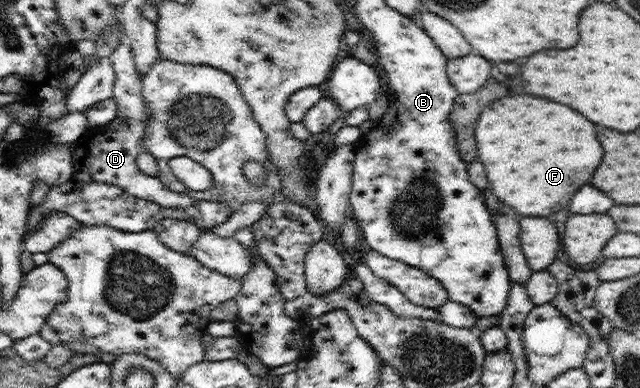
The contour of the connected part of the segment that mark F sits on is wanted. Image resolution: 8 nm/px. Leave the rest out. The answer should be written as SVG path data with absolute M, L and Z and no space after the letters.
M531 94L505 96L485 106L475 138L493 194L523 216L559 212L603 162L593 122L569 106Z

